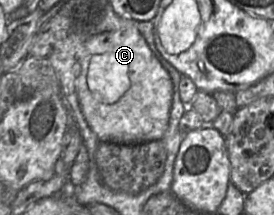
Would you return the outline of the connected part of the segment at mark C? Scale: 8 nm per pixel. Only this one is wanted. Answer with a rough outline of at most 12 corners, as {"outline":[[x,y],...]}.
{"outline":[[136,28],[87,35],[75,90],[99,141],[161,140],[173,85]]}

